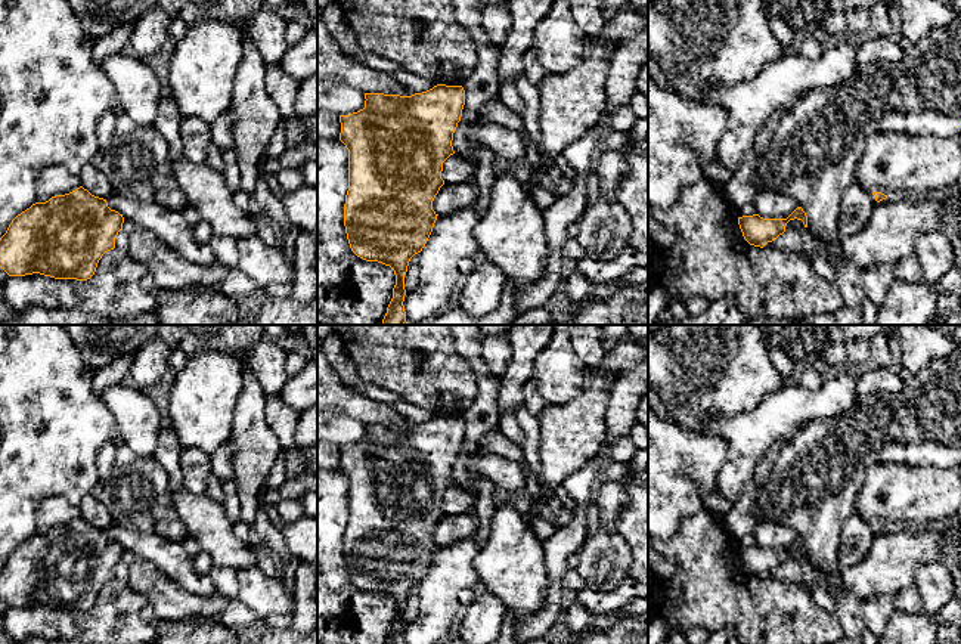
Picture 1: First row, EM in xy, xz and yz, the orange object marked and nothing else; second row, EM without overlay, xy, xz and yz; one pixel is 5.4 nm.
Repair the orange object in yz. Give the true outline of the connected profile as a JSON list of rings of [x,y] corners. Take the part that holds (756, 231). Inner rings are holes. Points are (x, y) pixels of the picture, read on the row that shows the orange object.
[[[797,207],[787,219],[763,219],[759,214],[738,217],[738,225],[744,239],[754,247],[763,248],[785,232],[790,220],[802,220],[807,227],[807,216],[802,207]]]

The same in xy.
[[[83,186],[46,202],[35,202],[18,214],[0,238],[0,269],[9,276],[40,273],[55,279],[87,281],[94,275],[102,256],[115,248],[123,223],[123,214]]]

